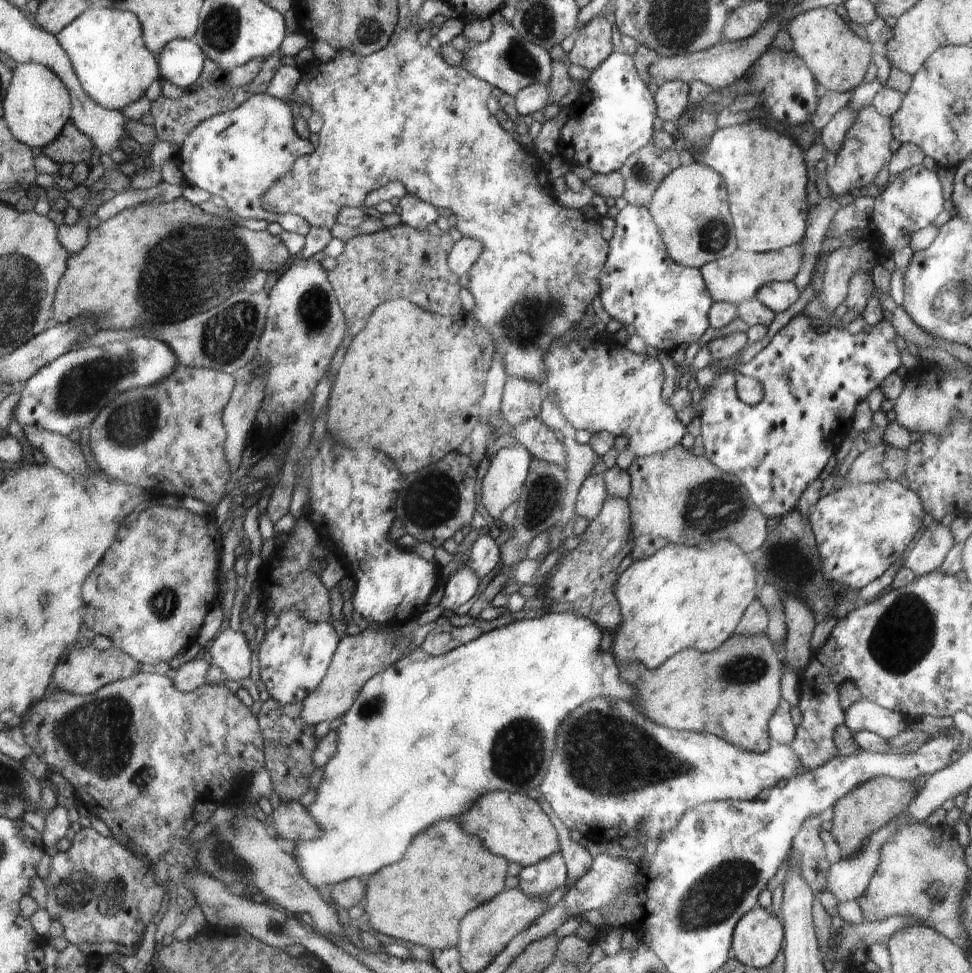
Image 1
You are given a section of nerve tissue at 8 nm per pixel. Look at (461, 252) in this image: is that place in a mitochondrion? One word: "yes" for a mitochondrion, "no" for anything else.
no

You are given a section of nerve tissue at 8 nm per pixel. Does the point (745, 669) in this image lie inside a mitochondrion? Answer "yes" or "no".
yes

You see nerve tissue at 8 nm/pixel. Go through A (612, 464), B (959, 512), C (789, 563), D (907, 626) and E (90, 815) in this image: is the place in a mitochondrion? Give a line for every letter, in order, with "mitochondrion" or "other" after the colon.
A: other
B: other
C: mitochondrion
D: mitochondrion
E: other

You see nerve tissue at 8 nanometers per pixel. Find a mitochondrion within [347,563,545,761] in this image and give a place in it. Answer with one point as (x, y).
(378, 705)

